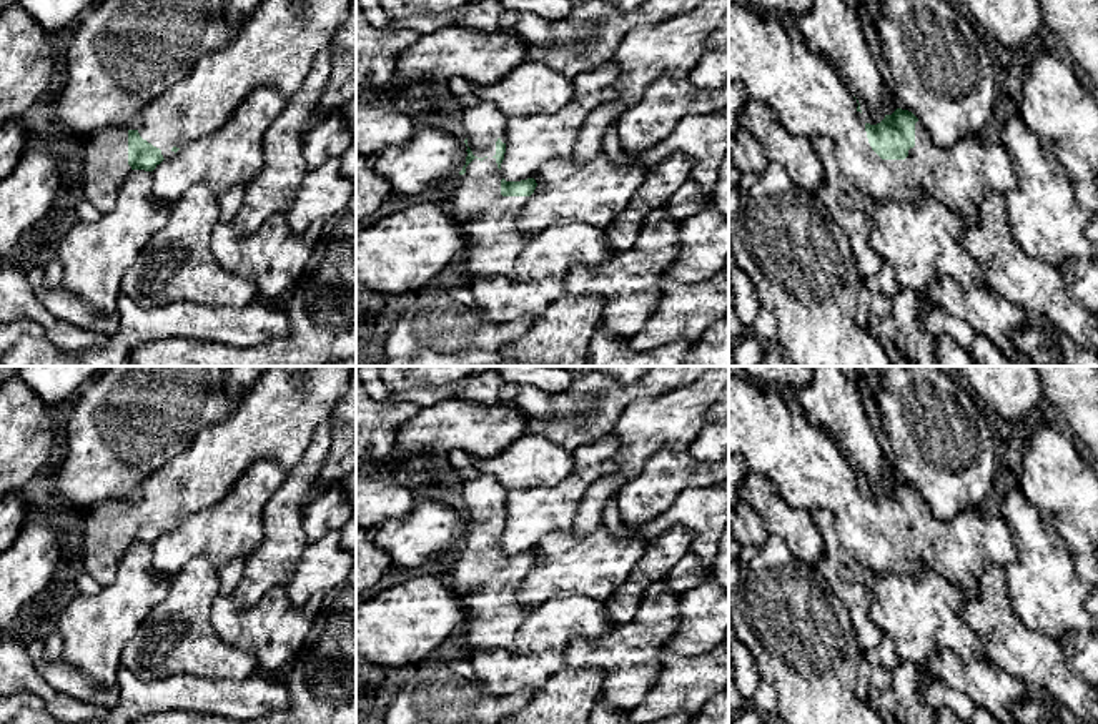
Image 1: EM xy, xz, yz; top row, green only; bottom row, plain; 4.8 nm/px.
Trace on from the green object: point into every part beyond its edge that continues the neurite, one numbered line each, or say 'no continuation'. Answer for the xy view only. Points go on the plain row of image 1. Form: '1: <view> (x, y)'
1: xy (276, 418)
2: xy (103, 541)

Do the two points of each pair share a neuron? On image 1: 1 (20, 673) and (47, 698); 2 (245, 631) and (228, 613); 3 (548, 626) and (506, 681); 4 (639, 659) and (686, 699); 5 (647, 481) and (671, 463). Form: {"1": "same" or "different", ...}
{"1": "same", "2": "same", "3": "same", "4": "different", "5": "same"}

